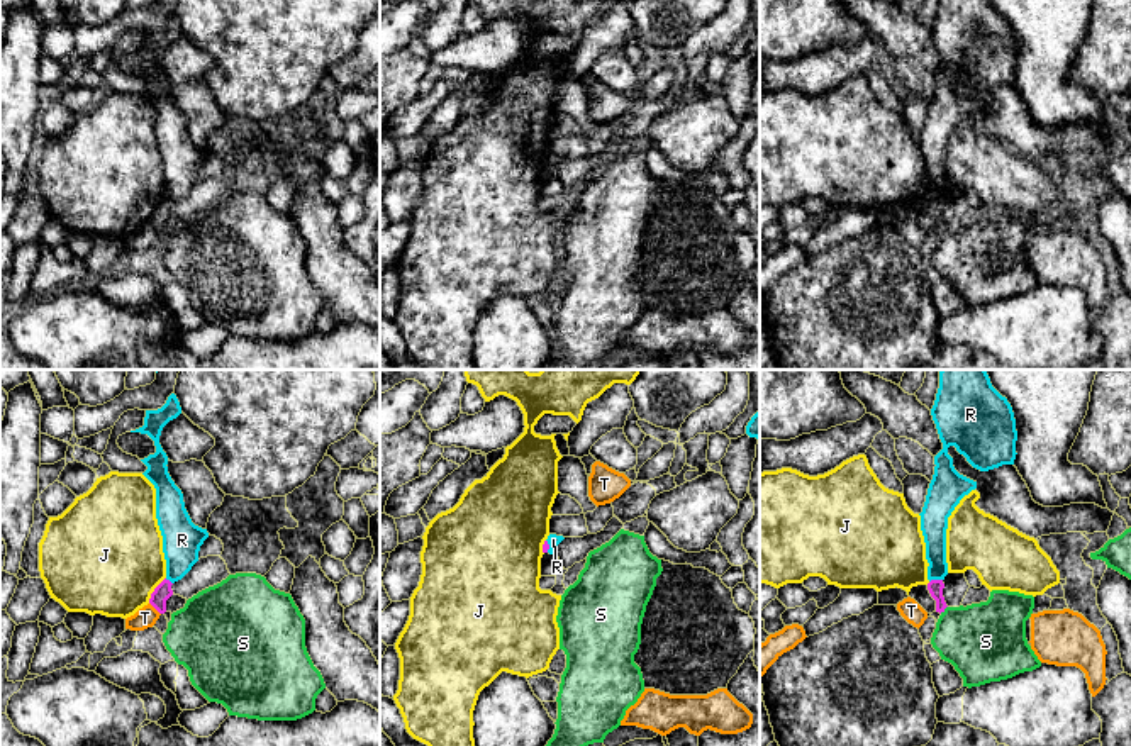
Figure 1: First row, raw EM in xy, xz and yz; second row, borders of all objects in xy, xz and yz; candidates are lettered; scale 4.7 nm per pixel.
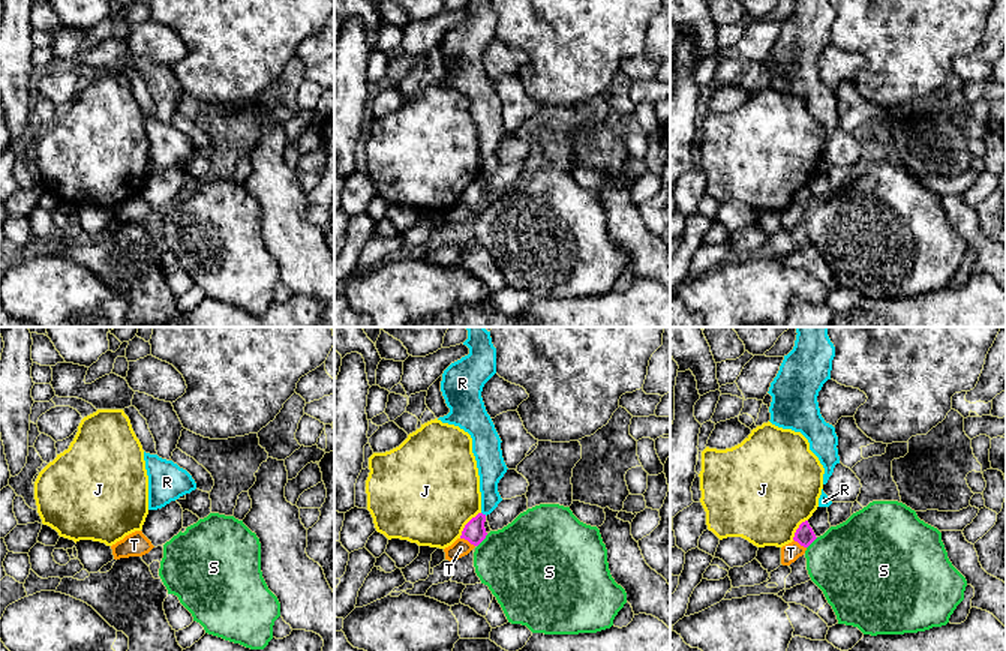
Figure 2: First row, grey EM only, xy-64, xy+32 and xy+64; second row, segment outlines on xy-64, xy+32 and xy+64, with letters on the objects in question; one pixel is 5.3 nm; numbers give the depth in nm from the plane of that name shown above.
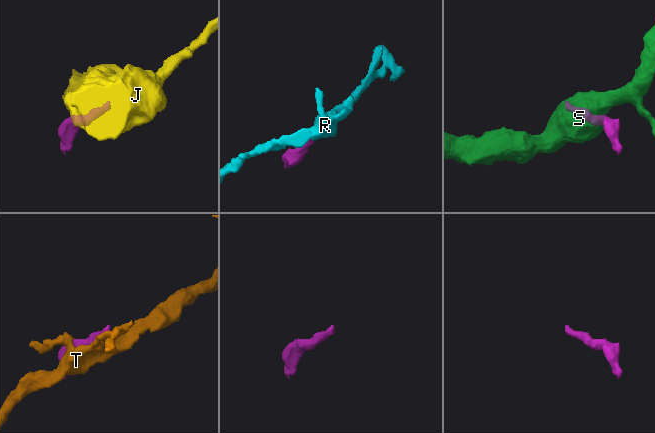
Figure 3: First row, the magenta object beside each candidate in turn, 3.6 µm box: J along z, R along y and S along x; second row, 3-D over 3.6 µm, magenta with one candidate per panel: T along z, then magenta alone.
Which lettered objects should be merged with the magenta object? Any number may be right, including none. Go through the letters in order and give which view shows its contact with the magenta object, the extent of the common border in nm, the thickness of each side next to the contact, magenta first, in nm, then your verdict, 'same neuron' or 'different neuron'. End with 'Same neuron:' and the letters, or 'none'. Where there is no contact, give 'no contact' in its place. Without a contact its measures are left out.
J: xy | 150 nm | 80/480 nm | different neuron
R: yz | 70 nm | 70/120 nm | different neuron
S: yz | 50 nm | 70/380 nm | different neuron
T: xy | 80 nm | 80/100 nm | different neuron
Same neuron: none

